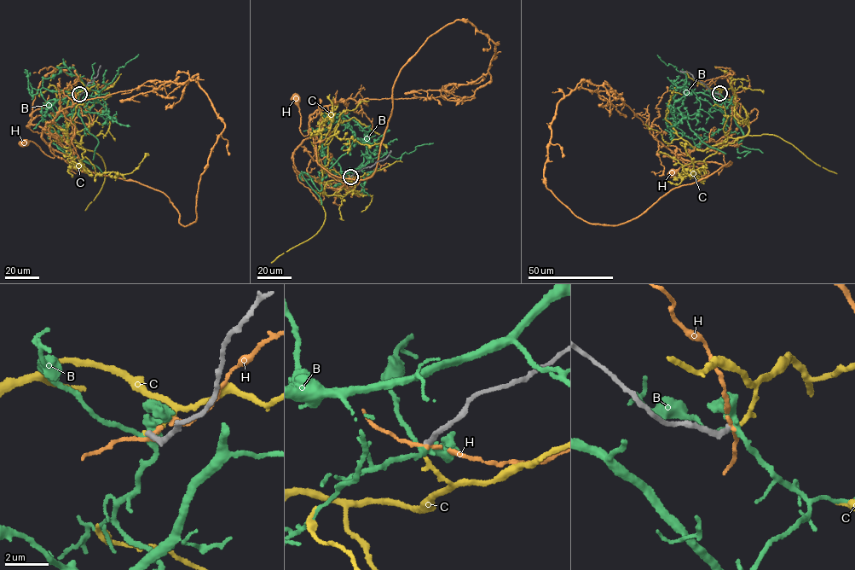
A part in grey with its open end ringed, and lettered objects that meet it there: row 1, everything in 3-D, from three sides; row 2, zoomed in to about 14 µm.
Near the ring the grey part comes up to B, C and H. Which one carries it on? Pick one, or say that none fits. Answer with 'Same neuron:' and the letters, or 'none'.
Same neuron: C

